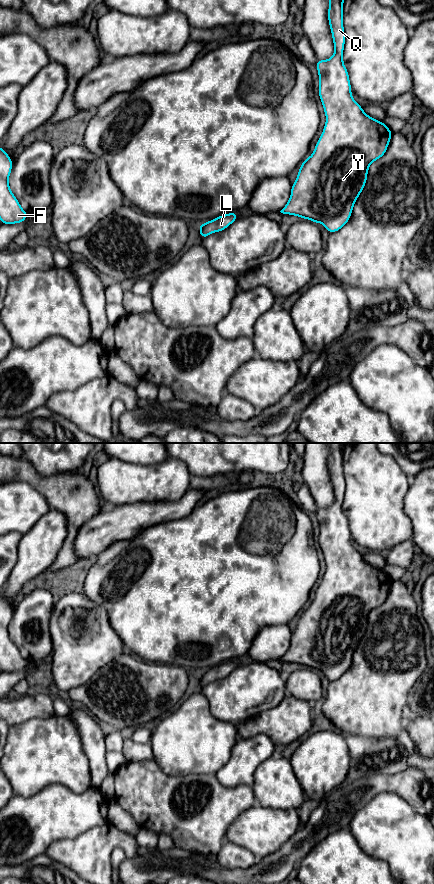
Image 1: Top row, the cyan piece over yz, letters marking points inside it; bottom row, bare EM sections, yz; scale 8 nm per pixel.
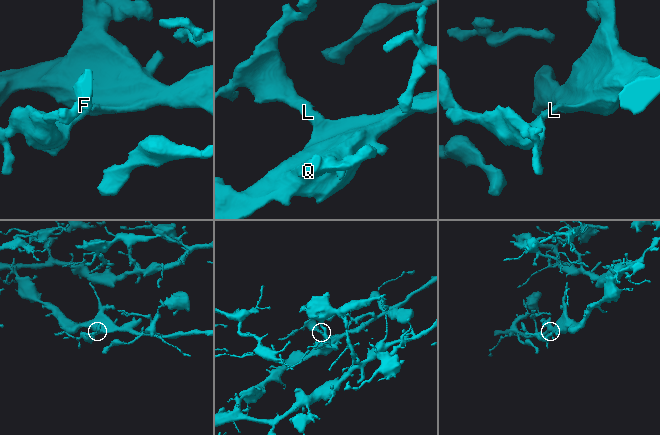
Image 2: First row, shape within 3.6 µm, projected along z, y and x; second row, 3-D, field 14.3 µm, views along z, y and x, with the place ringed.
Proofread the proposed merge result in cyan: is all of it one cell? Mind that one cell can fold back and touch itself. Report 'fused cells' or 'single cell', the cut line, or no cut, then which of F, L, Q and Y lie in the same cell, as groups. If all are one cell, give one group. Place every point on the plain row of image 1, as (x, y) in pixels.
single cell; no cut; F L Q Y

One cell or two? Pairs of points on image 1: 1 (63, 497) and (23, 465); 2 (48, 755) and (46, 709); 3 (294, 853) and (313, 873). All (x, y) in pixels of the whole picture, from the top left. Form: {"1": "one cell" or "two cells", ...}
{"1": "one cell", "2": "two cells", "3": "two cells"}

